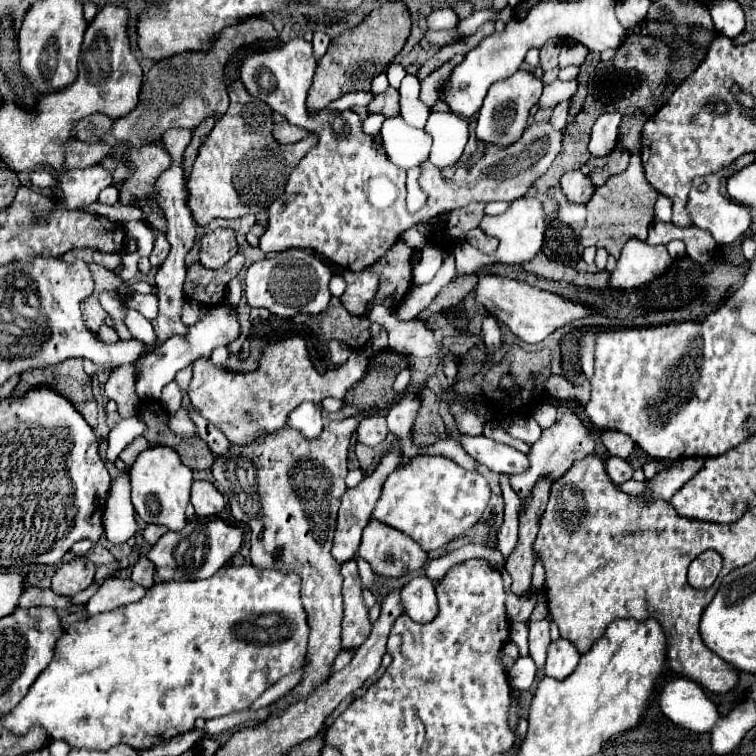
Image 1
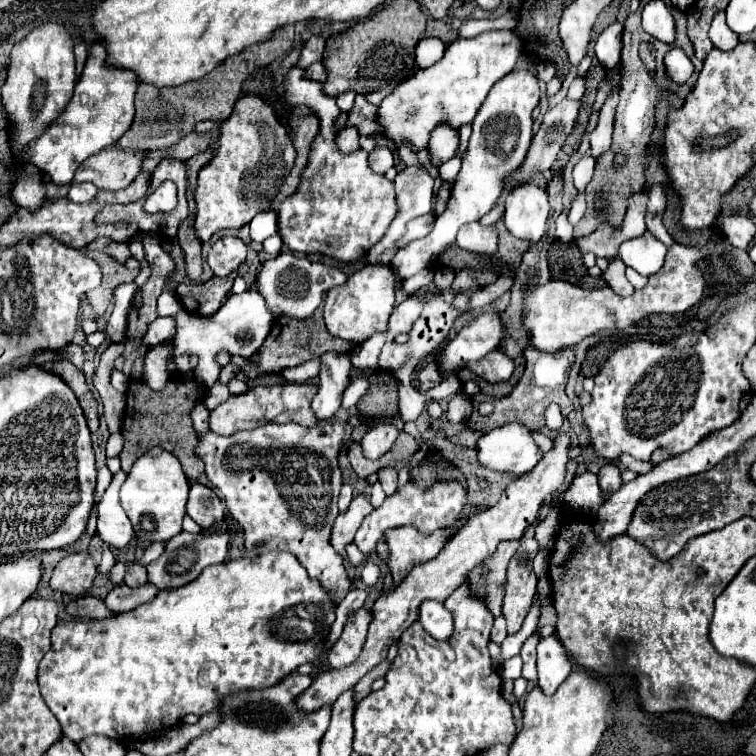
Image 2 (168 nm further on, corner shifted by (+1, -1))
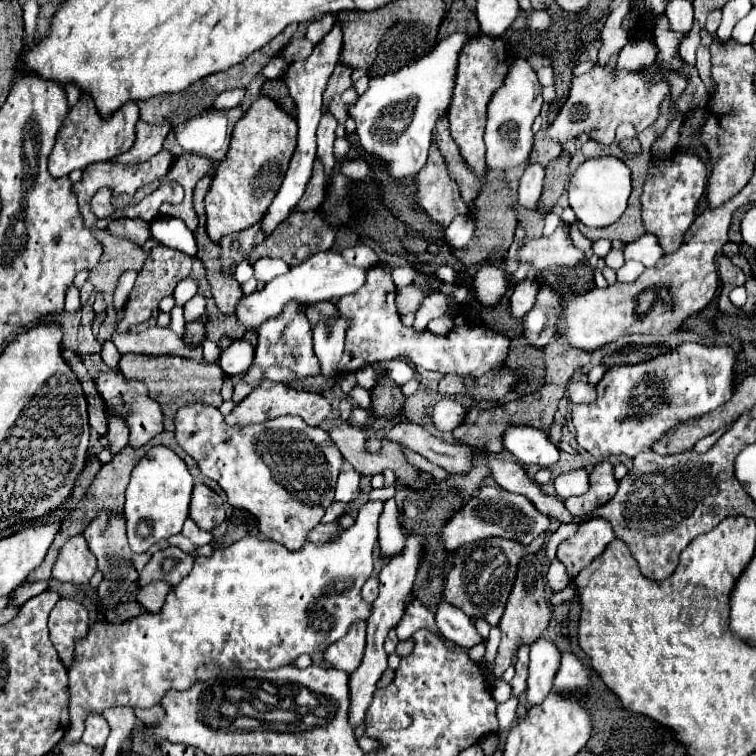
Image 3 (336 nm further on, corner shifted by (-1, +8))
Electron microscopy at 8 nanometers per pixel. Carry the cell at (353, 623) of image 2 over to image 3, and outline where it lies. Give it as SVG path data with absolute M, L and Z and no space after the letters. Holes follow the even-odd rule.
M354 623L352 629L340 639L336 641L336 645L330 645L324 651L324 659L340 671L352 673L354 669L358 669L362 655L364 655L364 645L366 645L366 623Z

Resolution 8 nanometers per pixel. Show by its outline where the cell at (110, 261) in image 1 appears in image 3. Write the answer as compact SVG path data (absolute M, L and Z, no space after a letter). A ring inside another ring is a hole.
M114 219L110 221L108 231L118 237L128 237L138 245L144 245L144 241L150 239L150 223L142 219Z

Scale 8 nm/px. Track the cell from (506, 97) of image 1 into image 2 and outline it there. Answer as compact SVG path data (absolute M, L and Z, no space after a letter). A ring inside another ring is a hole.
M512 70L492 86L472 122L472 136L466 152L462 154L462 170L454 180L452 196L446 204L446 210L438 214L436 226L426 238L412 240L404 248L400 248L398 254L392 258L392 270L398 278L410 278L426 266L430 266L442 252L446 252L454 244L460 226L476 222L492 210L492 206L502 194L502 178L508 172L516 170L528 152L532 138L532 110L538 106L538 102L538 78L530 70ZM502 120L510 126L506 126L504 132L498 132L498 128L504 126L500 124Z

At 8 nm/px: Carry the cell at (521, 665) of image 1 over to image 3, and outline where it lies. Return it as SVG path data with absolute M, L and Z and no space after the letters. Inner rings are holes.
M510 697L506 703L500 703L498 709L496 709L496 717L498 717L498 725L500 725L500 733L506 731L514 719L516 719L516 705L518 705L518 699L516 697Z

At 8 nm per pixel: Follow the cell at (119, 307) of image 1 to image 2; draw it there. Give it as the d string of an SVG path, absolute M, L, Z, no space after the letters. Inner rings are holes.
M156 318L152 324L150 324L150 330L144 334L142 342L146 346L156 346L156 344L162 344L164 340L170 340L176 332L176 322L174 318Z

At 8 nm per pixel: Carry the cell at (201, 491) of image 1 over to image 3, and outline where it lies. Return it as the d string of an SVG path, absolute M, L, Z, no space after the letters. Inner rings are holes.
M194 485L192 503L190 503L190 519L204 531L212 531L214 527L218 527L226 519L220 495L216 495L206 485Z

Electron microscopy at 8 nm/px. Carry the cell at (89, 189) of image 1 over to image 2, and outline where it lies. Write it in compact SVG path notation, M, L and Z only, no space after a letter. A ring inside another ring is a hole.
M108 146L106 150L82 162L82 166L76 170L72 184L90 182L102 190L122 190L140 174L142 160L142 150L120 150Z

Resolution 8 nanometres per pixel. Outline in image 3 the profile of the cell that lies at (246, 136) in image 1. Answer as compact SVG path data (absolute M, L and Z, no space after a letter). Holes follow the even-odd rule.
M258 97L234 125L230 151L218 165L216 177L212 179L212 187L206 195L206 231L214 243L228 233L256 225L264 217L282 185L284 173L288 171L288 163L296 149L296 131L296 121L268 97Z

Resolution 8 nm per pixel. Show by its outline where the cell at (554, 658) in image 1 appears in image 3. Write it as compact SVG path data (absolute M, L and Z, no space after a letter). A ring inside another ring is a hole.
M540 637L530 645L528 689L526 689L526 699L530 707L540 705L540 701L544 701L544 697L550 693L558 665L560 665L560 651L552 641Z

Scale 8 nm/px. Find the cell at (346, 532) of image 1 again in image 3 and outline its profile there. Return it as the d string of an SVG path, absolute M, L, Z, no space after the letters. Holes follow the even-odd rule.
M338 521L328 523L328 525L320 523L316 529L312 529L312 533L308 535L308 539L310 539L310 541L314 541L314 543L324 543L324 541L328 541L328 539L336 537L336 535L338 535L338 531L340 531L340 523L338 523Z

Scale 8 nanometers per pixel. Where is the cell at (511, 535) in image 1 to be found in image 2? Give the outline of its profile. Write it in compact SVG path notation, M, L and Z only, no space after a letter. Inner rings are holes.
M500 542L494 556L490 560L486 560L482 566L474 568L474 572L470 572L470 582L474 586L474 590L478 594L486 594L486 602L490 606L490 612L494 616L500 616L500 608L502 608L502 598L504 598L504 580L506 580L506 566L510 562L510 558L516 554L518 550L518 542Z

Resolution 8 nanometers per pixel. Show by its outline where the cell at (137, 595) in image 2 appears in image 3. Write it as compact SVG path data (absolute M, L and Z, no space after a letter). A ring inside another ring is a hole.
M154 581L142 589L138 589L136 599L142 607L146 607L150 613L158 613L164 605L164 597L172 591L172 585L166 583L166 591L164 591L164 581Z

